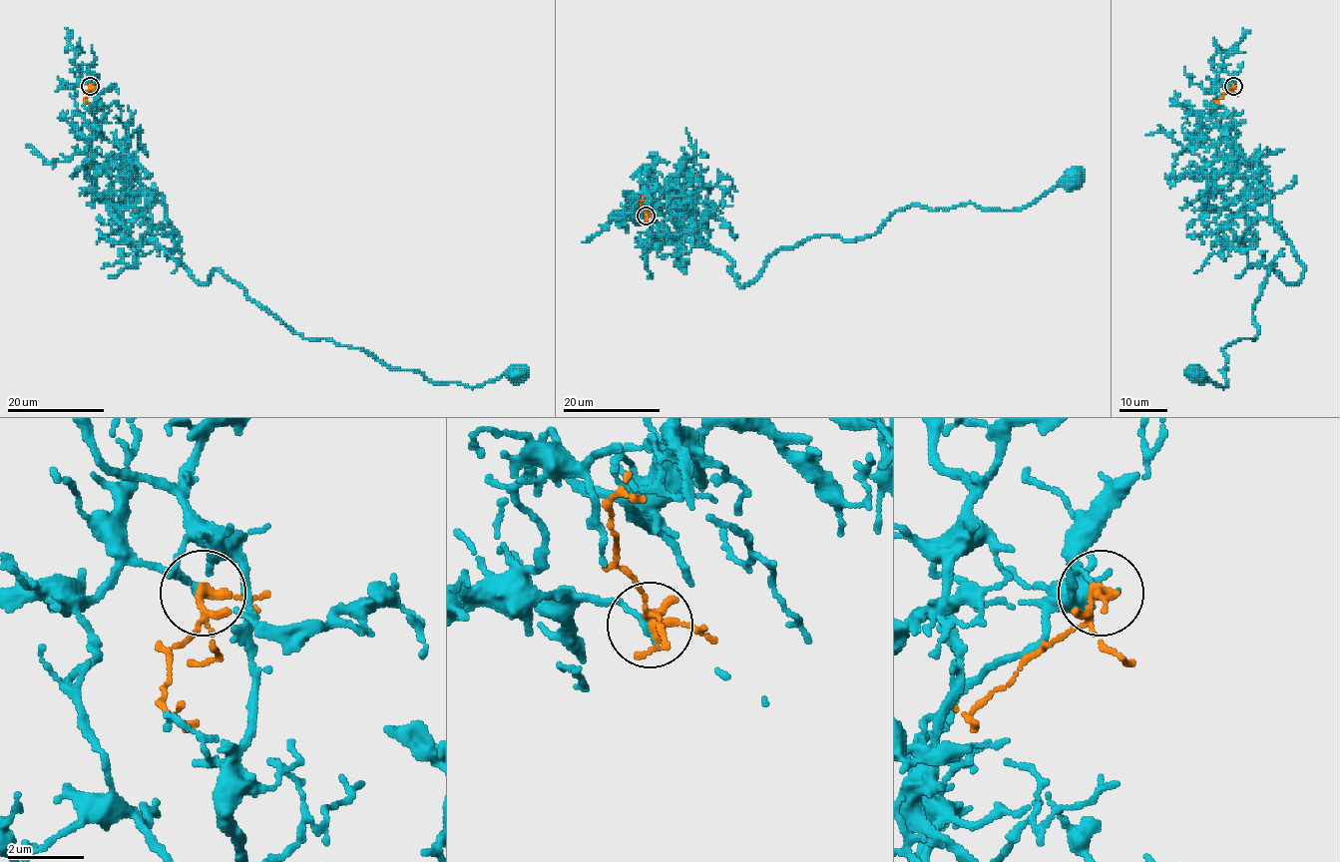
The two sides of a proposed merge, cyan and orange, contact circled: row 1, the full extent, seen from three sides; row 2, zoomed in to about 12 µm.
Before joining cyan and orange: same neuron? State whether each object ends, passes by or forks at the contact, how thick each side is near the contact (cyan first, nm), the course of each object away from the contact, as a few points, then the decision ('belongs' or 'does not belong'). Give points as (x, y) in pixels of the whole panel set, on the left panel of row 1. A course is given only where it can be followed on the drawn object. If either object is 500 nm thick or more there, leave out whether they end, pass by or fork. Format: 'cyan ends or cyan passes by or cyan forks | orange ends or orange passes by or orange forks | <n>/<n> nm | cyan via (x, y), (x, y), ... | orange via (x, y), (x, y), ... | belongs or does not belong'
cyan ends | orange forks | 140/200 nm | cyan via (90, 85), (76, 87), (80, 115), (160, 195), (197, 280), (215, 268), (304, 337), (434, 382), (519, 369) | orange via (90, 85), (85, 98), (87, 100) | does not belong

